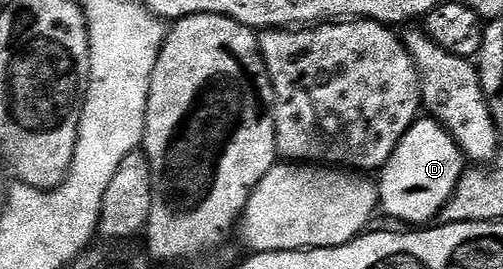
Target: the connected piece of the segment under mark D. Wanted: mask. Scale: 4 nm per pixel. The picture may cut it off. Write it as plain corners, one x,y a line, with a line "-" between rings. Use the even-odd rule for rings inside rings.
430,116
420,117
408,128
405,136
401,136
393,156
389,156
383,169
378,171
377,185
382,213
387,213
389,217
396,218
399,222
411,222
407,224
415,228
434,223
442,215
445,204
453,196
464,169
463,153
460,152
459,146
448,130

